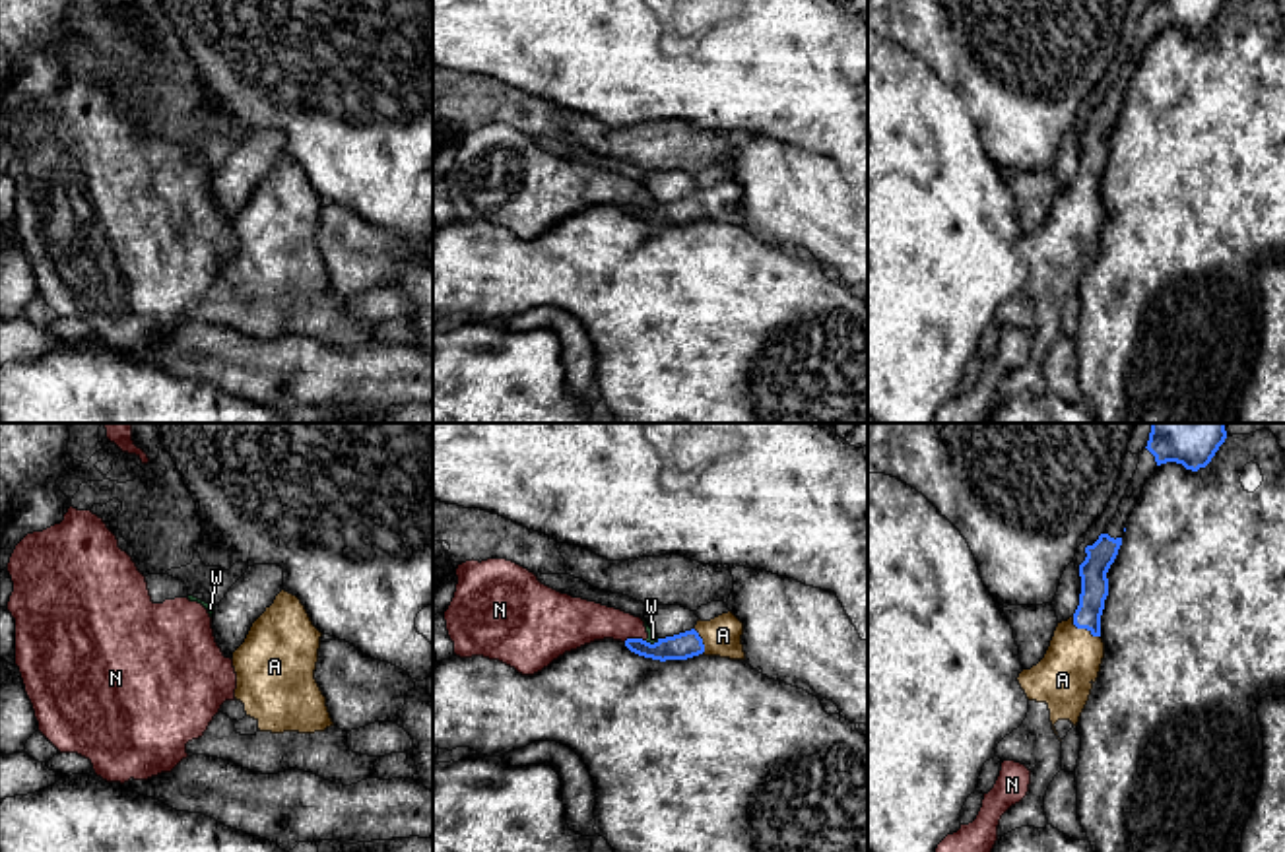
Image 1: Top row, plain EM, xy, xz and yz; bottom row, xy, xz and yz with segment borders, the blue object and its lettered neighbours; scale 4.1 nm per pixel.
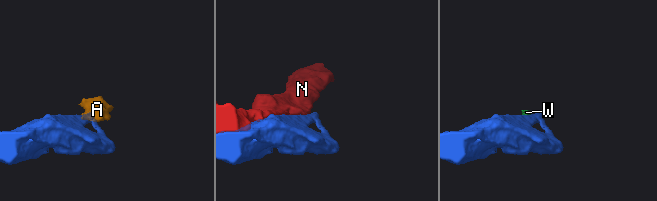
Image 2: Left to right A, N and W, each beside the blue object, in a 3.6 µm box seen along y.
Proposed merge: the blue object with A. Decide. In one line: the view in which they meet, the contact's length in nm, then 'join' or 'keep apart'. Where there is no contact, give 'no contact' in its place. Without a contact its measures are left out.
contact in yz; length 150 nm; join

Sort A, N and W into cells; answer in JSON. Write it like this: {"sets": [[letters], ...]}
{"sets": [["A"], ["N", "W"]]}

